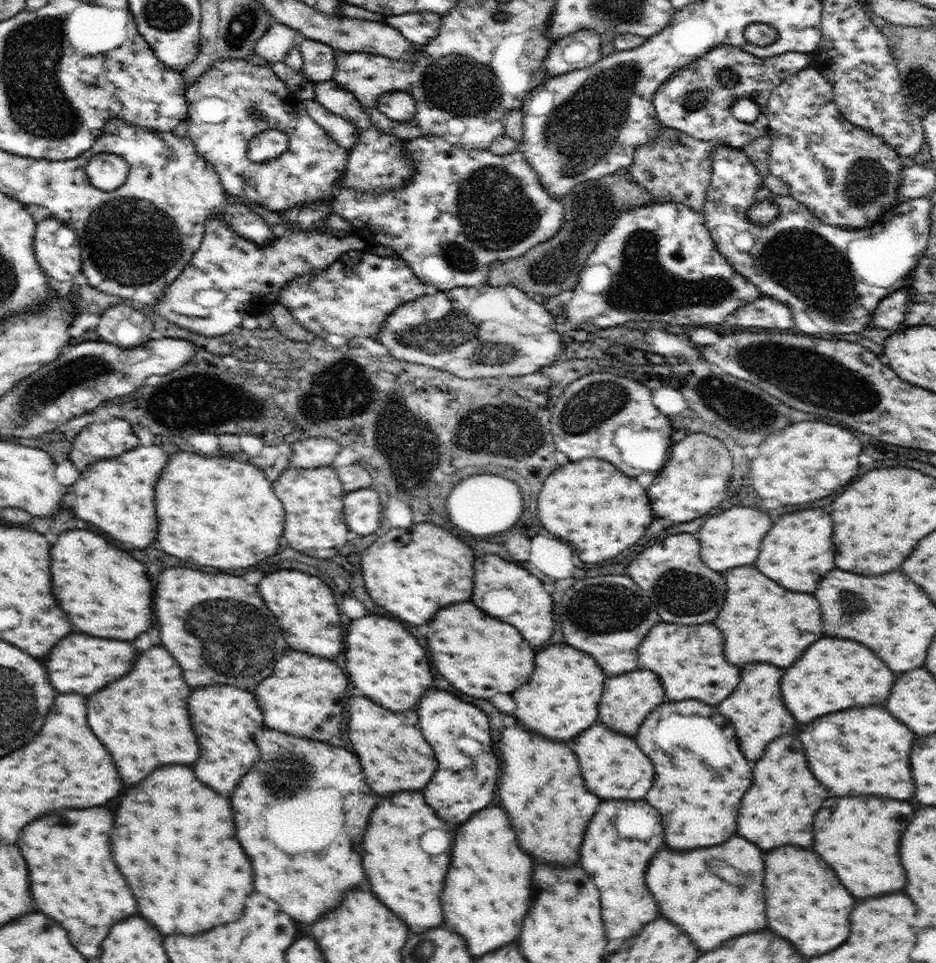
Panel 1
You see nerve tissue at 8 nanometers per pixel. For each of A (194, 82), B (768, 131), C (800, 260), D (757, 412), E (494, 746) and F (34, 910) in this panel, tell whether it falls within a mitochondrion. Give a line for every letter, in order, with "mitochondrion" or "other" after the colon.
A: other
B: other
C: mitochondrion
D: mitochondrion
E: other
F: other

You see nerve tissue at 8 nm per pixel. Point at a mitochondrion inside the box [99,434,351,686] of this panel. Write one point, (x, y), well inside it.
(237, 642)

